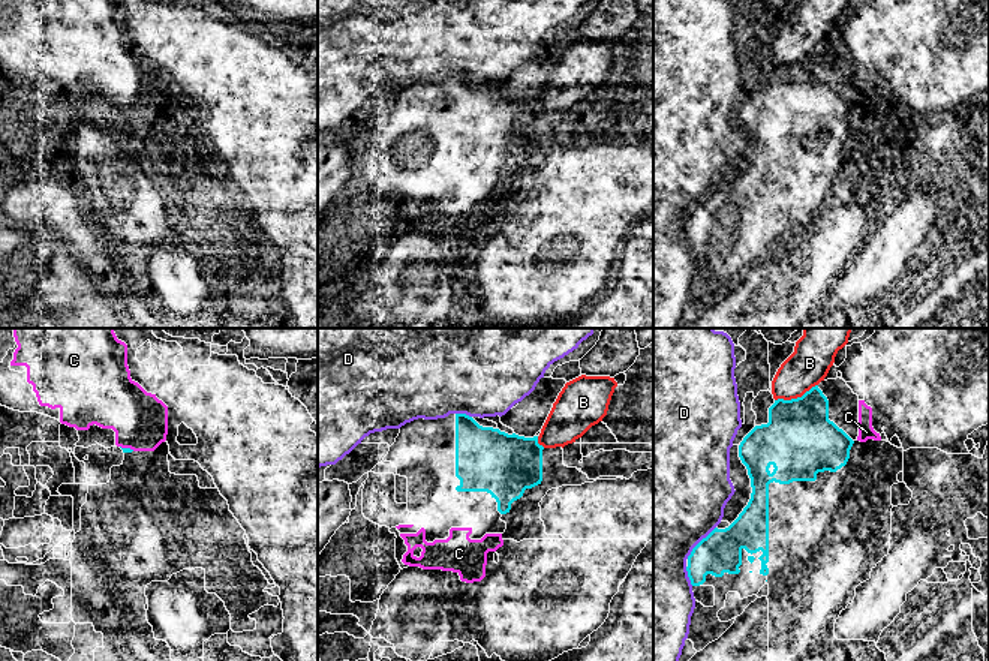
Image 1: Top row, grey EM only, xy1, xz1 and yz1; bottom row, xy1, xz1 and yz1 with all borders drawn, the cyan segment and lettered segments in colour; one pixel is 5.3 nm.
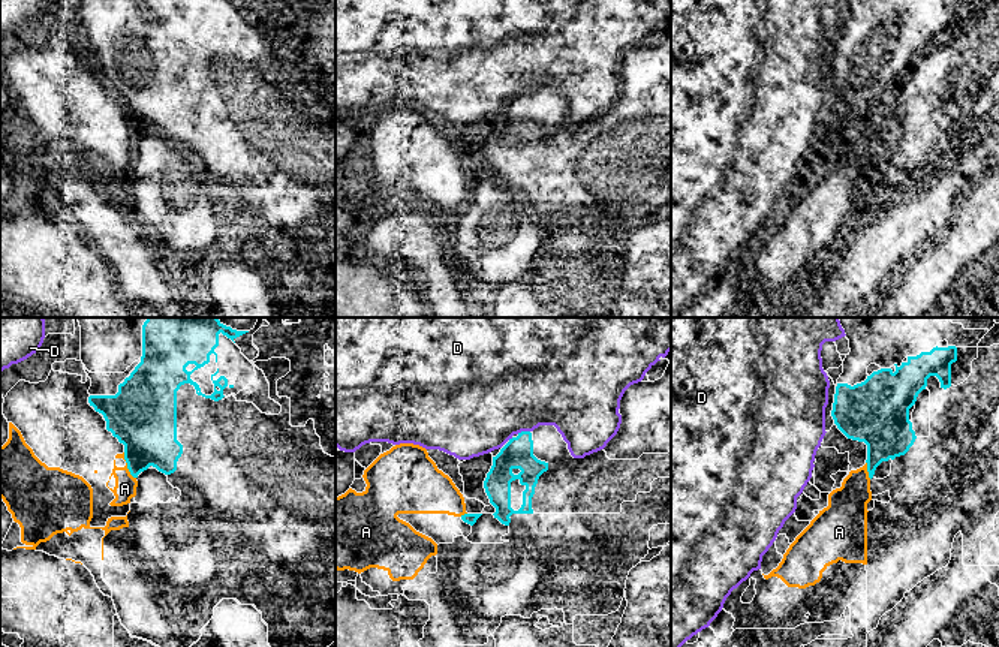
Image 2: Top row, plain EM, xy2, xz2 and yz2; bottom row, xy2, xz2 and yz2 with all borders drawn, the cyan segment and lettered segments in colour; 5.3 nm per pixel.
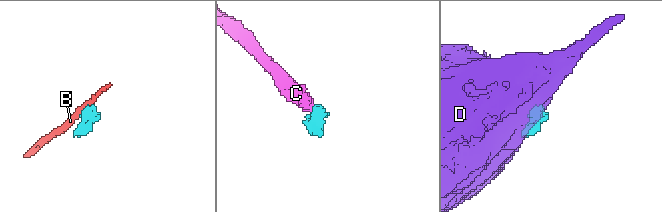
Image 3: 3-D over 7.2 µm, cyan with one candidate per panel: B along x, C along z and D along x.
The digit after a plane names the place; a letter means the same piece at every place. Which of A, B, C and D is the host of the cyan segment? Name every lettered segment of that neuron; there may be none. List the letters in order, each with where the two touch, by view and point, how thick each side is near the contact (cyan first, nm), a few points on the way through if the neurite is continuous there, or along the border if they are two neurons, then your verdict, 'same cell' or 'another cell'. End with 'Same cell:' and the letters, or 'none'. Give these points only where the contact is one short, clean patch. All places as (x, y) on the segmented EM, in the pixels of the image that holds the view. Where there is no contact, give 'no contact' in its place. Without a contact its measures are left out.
A: contact xy2 (128, 466); calibres 320 and 120 nm; another cell
B: contact yz1 (797, 397); calibres 380 and 220 nm; another cell
C: contact xy1 (128, 448); calibres 30 and 300 nm; same cell
D: contact yz1 (699, 543); calibres 220 and 500 nm; another cell
Same cell: C

